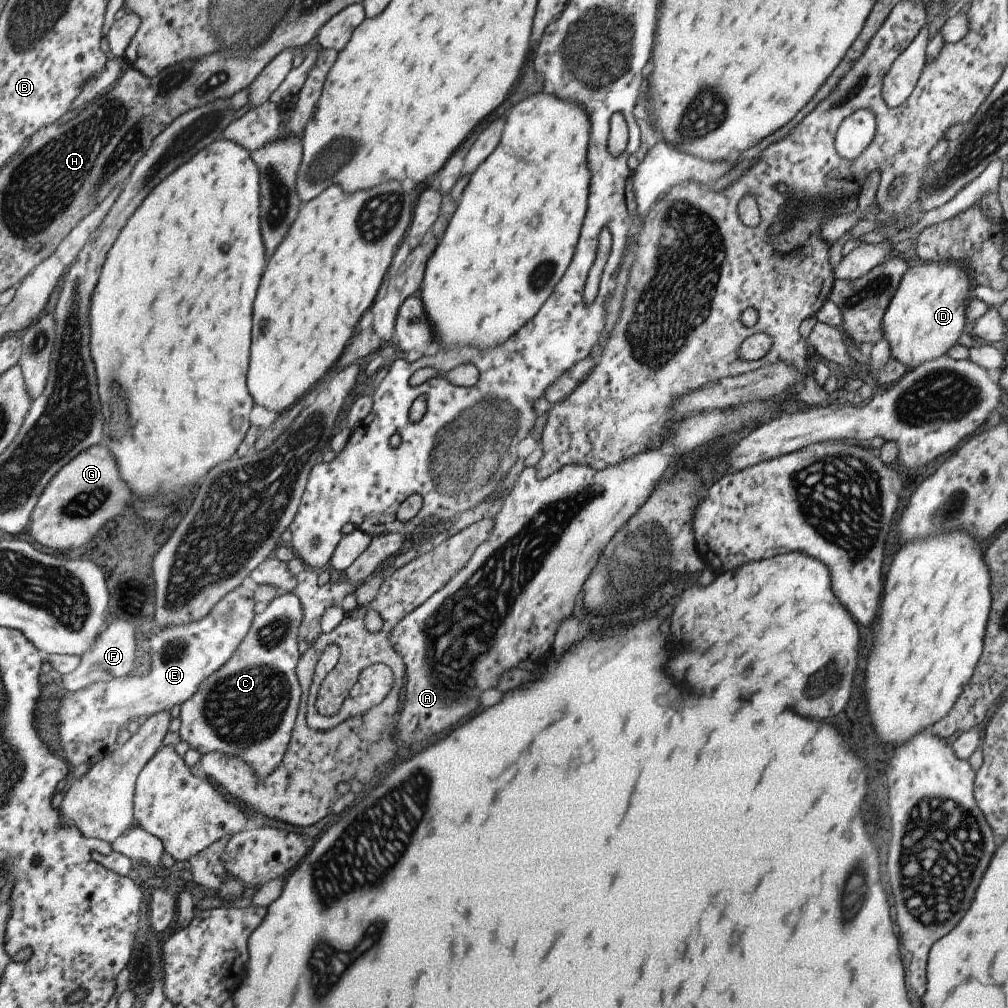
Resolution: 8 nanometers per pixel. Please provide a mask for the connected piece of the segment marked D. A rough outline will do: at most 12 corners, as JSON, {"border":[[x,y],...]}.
{"border":[[966,265],[910,268],[886,310],[884,339],[910,369],[969,329]]}

